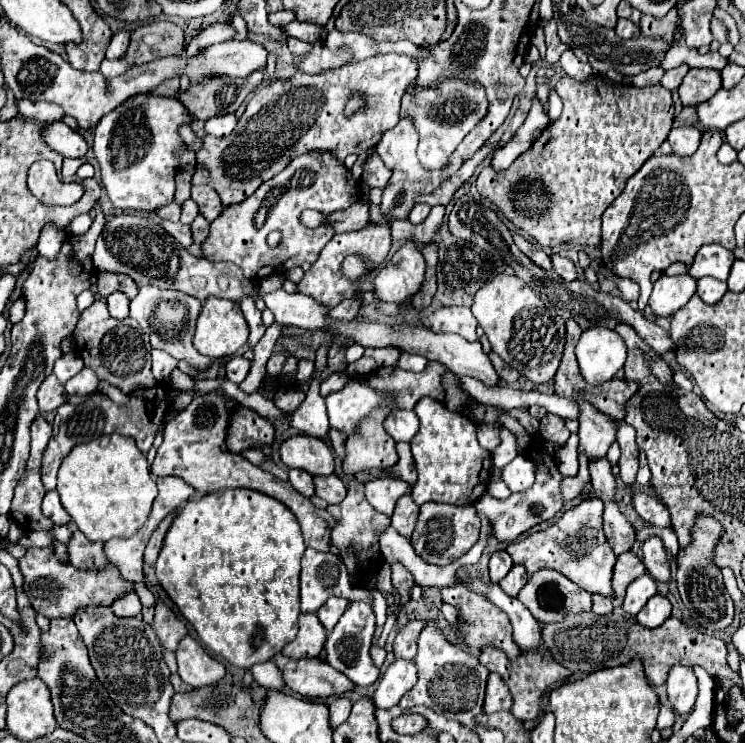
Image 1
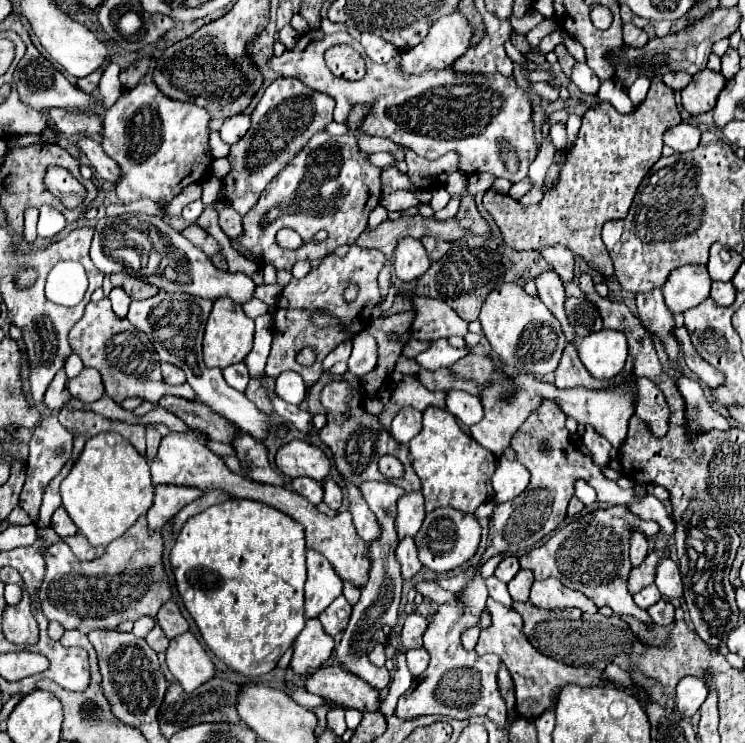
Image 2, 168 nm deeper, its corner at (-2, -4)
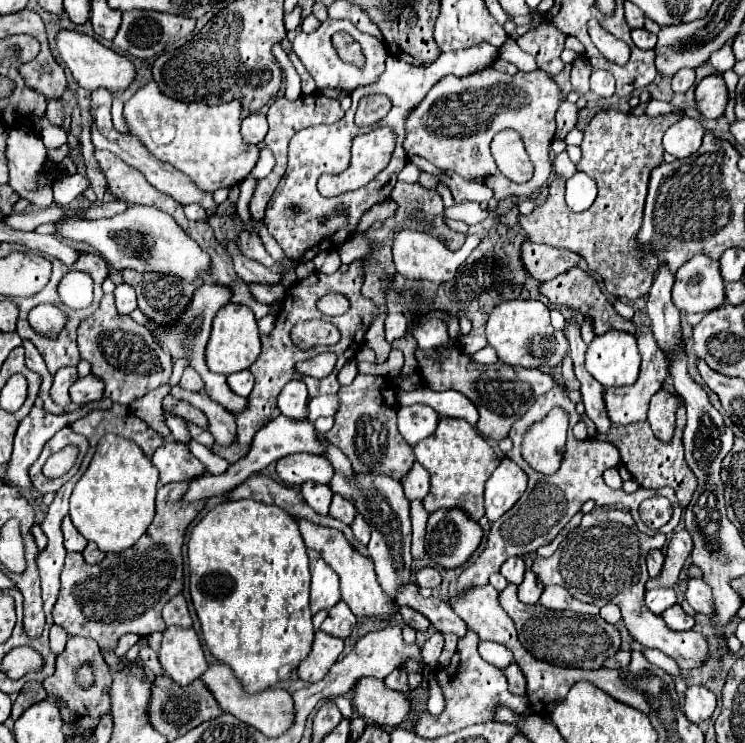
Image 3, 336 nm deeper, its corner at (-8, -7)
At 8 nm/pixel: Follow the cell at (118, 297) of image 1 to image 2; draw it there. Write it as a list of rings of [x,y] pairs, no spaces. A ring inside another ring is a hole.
[[[114,288],[110,292],[110,302],[112,302],[112,310],[118,318],[124,318],[128,314],[128,306],[130,306],[130,296],[122,290],[122,288]]]

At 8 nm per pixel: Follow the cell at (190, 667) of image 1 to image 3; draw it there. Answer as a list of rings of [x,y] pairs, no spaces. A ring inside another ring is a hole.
[[[182,627],[164,629],[158,661],[166,675],[178,685],[190,685],[208,667],[196,631]]]

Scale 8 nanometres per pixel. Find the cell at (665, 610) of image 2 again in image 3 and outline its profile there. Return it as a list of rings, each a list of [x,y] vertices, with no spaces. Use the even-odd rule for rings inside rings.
[[[676,603],[674,607],[670,607],[670,609],[666,609],[664,613],[662,613],[662,619],[666,621],[666,625],[670,627],[670,629],[674,629],[674,631],[688,631],[688,629],[692,629],[694,627],[694,617],[690,617],[690,615],[686,615],[684,613],[684,609]]]

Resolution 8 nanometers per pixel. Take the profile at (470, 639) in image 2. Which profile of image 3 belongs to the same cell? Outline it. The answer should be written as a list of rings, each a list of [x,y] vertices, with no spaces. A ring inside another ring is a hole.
[[[484,641],[484,643],[478,645],[478,651],[480,651],[480,655],[484,657],[486,663],[490,663],[490,665],[494,665],[498,669],[504,669],[504,667],[508,667],[512,663],[510,649],[500,645],[500,643],[488,643],[488,641]]]

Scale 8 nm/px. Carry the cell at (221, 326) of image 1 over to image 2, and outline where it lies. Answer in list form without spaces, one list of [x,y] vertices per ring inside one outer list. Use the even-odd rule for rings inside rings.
[[[218,298],[212,306],[210,318],[206,322],[204,332],[204,362],[212,368],[226,368],[230,364],[242,362],[246,354],[252,350],[252,336],[254,336],[254,320],[250,320],[244,310],[232,304],[230,298]]]

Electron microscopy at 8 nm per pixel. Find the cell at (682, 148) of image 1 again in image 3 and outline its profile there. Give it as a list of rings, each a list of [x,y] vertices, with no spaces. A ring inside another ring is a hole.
[[[682,117],[676,121],[664,135],[664,149],[676,159],[684,159],[692,155],[704,137],[704,127],[690,117]]]

